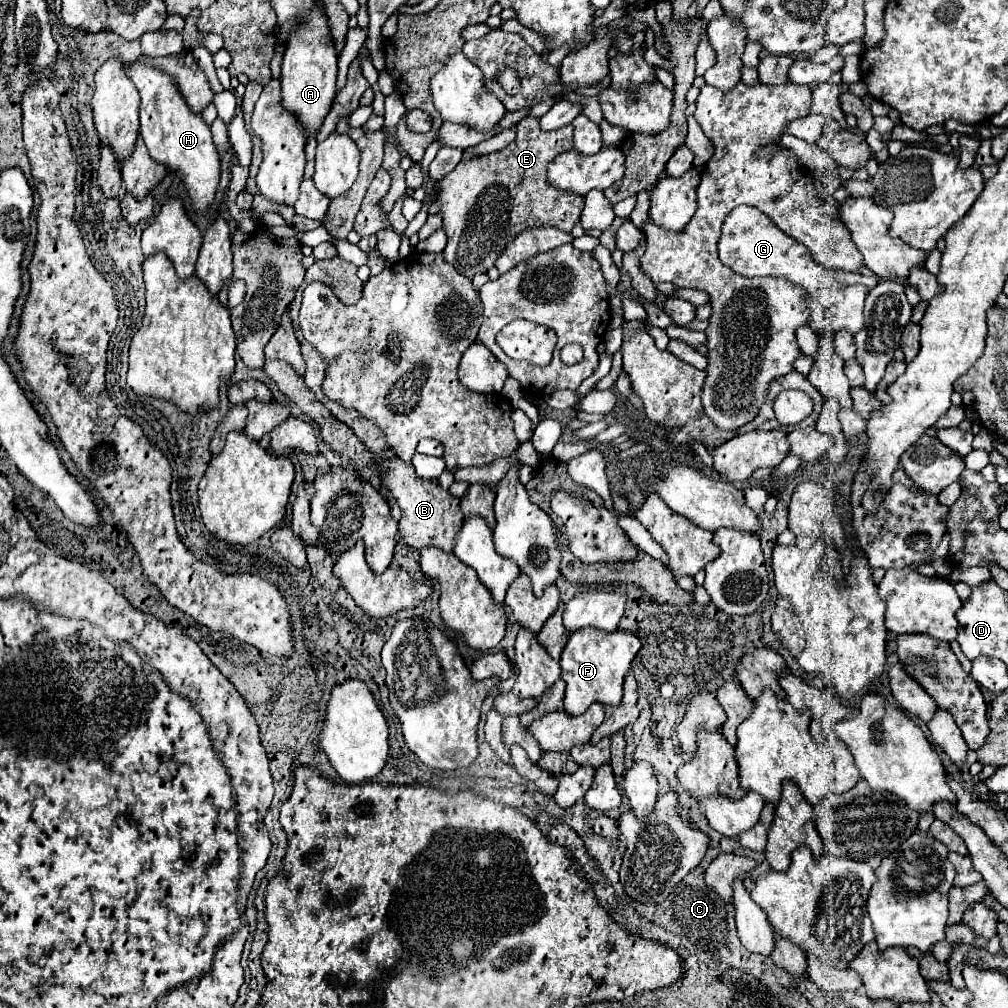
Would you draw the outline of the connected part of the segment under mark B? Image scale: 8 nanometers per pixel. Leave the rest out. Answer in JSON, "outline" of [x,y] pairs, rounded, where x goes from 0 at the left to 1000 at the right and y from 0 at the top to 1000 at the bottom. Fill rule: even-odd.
{"outline":[[[293,330],[297,340],[299,340],[299,350],[303,354],[305,360],[305,368],[303,368],[303,378],[305,382],[311,382],[314,396],[342,422],[346,422],[350,426],[350,430],[366,443],[366,447],[376,453],[376,467],[378,467],[378,481],[382,485],[386,485],[386,489],[392,493],[392,499],[398,505],[398,515],[396,515],[396,533],[412,543],[418,545],[422,541],[434,541],[436,545],[443,545],[449,547],[449,533],[453,531],[453,525],[457,525],[457,517],[459,517],[459,509],[455,505],[455,495],[449,493],[445,487],[438,485],[435,476],[418,475],[412,471],[412,465],[408,459],[400,457],[398,453],[394,453],[392,449],[388,449],[388,443],[382,438],[382,430],[366,416],[358,414],[352,406],[340,404],[332,398],[328,398],[320,388],[318,388],[318,380],[322,376],[322,364],[320,364],[320,354],[316,352],[314,346],[311,346],[311,342],[307,342],[301,334],[301,330]]]}

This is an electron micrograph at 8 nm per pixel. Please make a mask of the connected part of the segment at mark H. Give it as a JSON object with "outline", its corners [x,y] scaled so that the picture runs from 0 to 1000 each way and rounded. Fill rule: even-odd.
{"outline":[[[138,55],[128,66],[126,66],[126,72],[130,76],[130,80],[134,82],[134,86],[138,88],[138,94],[140,94],[140,106],[138,106],[138,120],[140,120],[140,136],[144,138],[144,144],[148,148],[148,154],[156,160],[156,162],[164,162],[170,170],[174,170],[174,176],[178,176],[186,189],[188,189],[188,195],[191,199],[191,205],[195,209],[203,209],[211,195],[213,195],[213,189],[215,189],[215,184],[217,184],[217,152],[213,148],[213,142],[209,138],[209,128],[207,124],[201,120],[199,112],[191,110],[184,96],[180,94],[178,90],[178,84],[172,76],[168,76],[166,72],[162,72],[160,68],[148,64],[142,61],[144,55]]]}

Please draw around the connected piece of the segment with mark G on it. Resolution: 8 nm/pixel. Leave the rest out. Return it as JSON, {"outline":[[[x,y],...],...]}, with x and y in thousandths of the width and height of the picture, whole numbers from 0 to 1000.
{"outline":[[[733,203],[719,215],[713,235],[713,257],[737,275],[779,275],[795,283],[803,291],[803,324],[811,332],[828,332],[834,326],[844,326],[844,330],[850,330],[856,322],[856,301],[862,287],[858,283],[836,285],[830,281],[826,269],[809,261],[795,241],[779,233],[759,211],[749,205]]]}

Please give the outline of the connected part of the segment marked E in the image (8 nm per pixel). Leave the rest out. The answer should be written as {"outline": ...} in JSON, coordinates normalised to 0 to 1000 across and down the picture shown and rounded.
{"outline":[[[521,116],[513,122],[513,136],[501,148],[469,156],[467,160],[457,160],[447,172],[443,172],[439,180],[432,184],[432,195],[436,197],[439,211],[439,227],[445,237],[439,249],[441,259],[445,259],[455,271],[469,277],[473,271],[483,271],[501,243],[505,243],[505,239],[509,239],[509,235],[513,235],[513,231],[521,229],[523,225],[547,223],[555,225],[557,229],[566,229],[574,219],[580,199],[576,193],[549,188],[543,182],[545,160],[564,148],[568,148],[568,124],[561,124],[551,130],[539,130],[533,116]]]}

